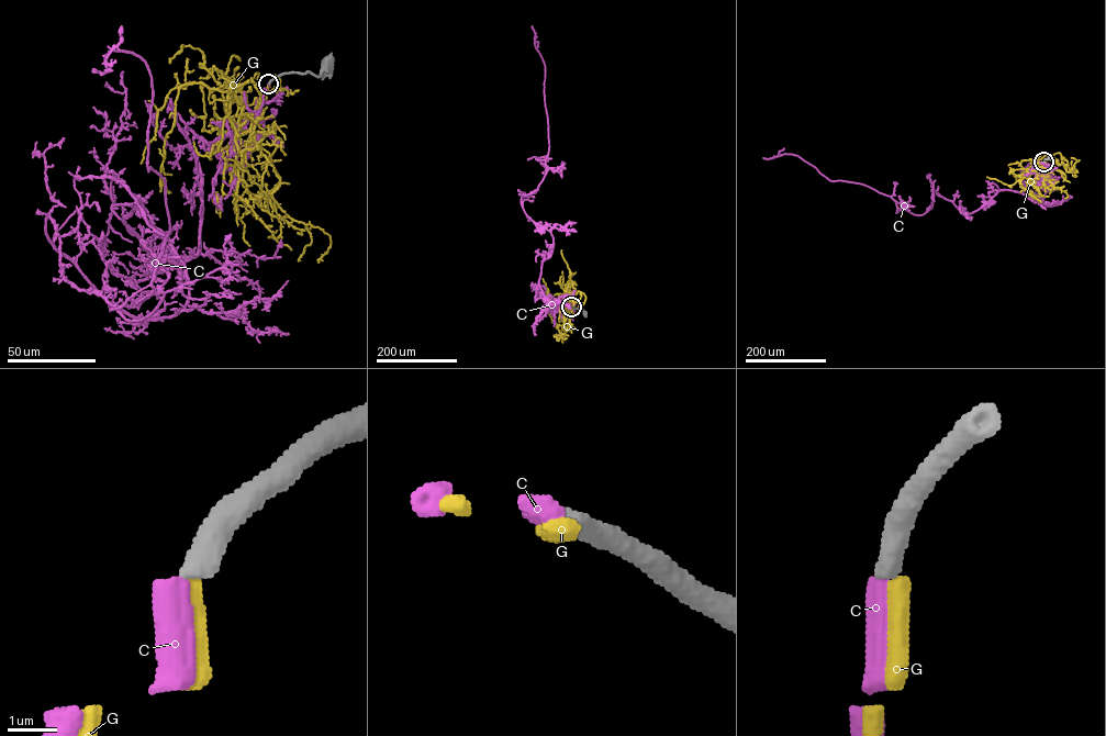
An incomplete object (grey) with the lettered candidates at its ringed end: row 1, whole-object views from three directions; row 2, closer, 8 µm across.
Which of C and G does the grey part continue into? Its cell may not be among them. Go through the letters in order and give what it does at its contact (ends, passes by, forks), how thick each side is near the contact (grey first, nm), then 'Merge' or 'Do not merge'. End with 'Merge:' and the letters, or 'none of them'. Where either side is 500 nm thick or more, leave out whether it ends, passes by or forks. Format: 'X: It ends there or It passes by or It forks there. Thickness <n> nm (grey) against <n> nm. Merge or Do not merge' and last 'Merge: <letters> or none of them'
C: It ends there. Thickness 480 nm (grey) against 480 nm. Merge
G: It ends there. Thickness 480 nm (grey) against 480 nm. Do not merge
Merge: C

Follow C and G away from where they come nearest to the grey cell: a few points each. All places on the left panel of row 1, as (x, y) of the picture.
C: (269, 84), (177, 114), (194, 255), (124, 219), (177, 314), (48, 214), (126, 319), (152, 80), (93, 68)
G: (269, 84), (252, 113), (231, 89), (245, 130), (207, 131), (200, 81)

